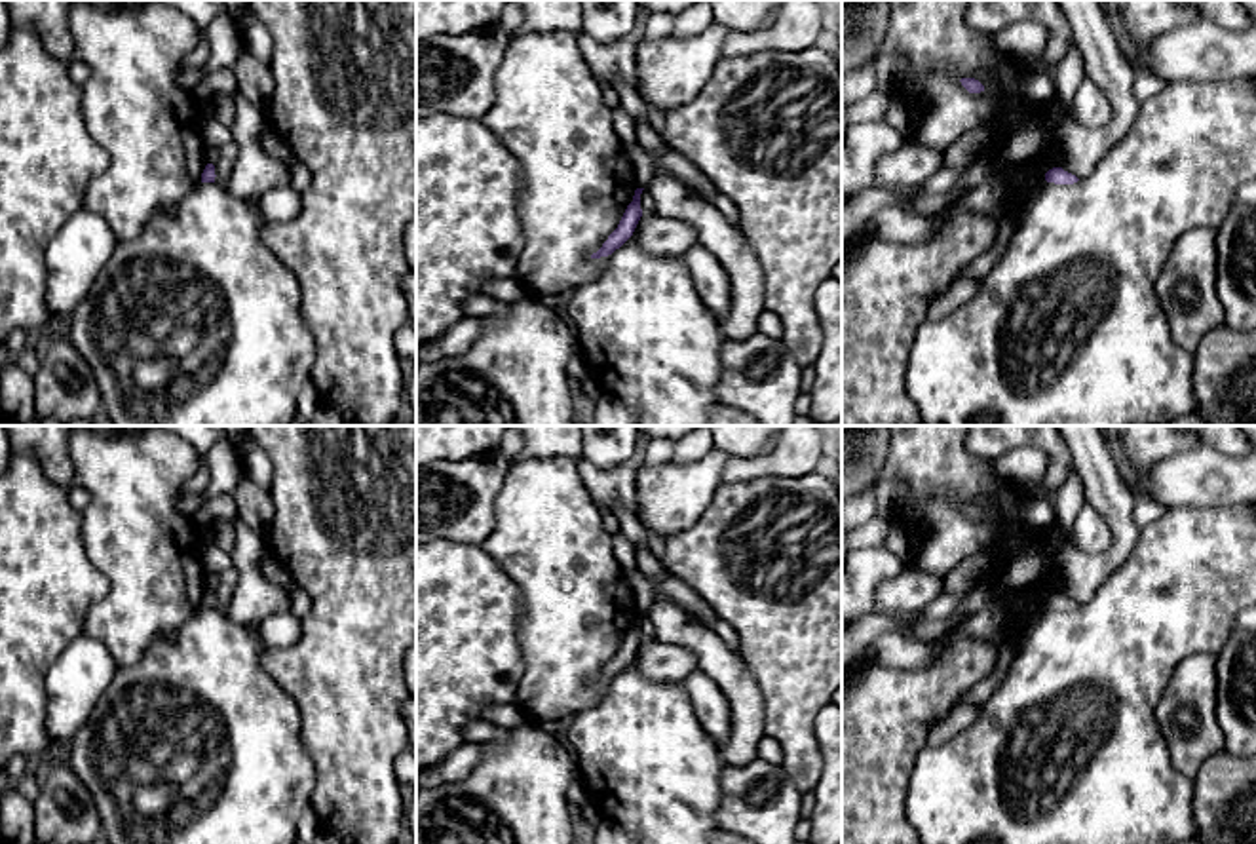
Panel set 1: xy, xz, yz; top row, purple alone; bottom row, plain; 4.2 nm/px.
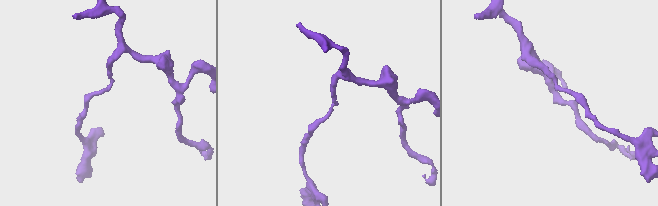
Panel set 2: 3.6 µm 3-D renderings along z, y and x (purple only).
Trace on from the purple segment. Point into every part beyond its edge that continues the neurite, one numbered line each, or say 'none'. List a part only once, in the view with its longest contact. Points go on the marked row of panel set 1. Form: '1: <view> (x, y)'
none

